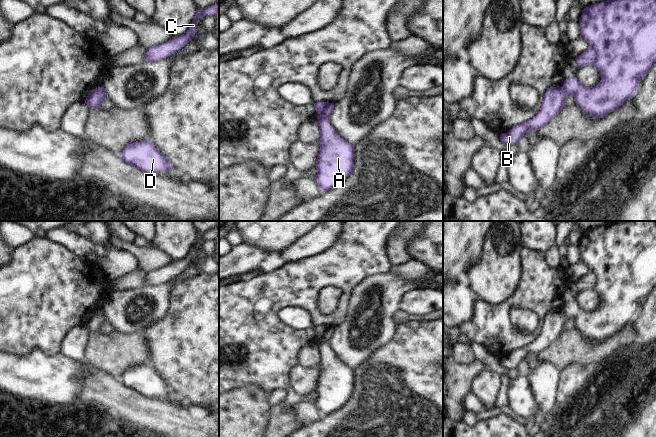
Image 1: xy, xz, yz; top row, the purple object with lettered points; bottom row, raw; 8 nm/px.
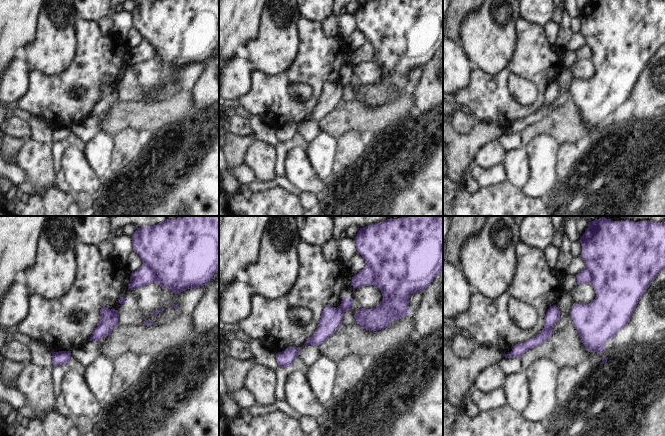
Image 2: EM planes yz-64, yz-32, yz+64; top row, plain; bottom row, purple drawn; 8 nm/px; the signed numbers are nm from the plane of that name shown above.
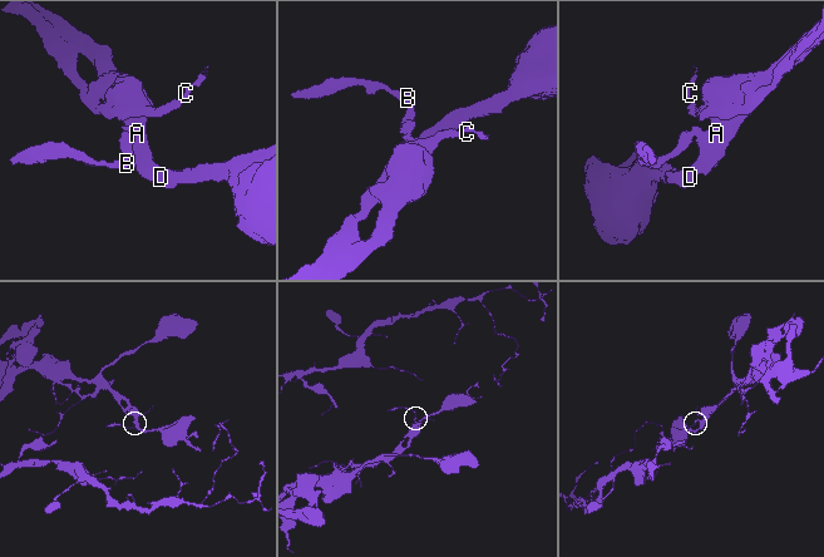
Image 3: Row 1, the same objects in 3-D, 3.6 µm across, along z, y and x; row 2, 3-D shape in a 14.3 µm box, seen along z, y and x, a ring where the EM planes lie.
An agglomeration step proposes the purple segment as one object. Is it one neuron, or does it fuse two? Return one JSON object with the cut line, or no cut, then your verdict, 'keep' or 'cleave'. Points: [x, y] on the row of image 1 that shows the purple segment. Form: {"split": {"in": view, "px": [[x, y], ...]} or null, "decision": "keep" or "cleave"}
{"split": {"in": "xz", "px": [[327, 117], [319, 119]]}, "decision": "cleave"}

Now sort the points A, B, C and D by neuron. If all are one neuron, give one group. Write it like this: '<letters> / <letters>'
A C D / B

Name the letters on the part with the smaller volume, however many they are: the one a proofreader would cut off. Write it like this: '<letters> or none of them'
B

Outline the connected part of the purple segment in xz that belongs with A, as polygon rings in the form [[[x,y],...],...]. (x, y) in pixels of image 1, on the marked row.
[[[328,118],[317,121],[320,149],[316,159],[315,181],[323,192],[341,184],[354,167],[354,145],[343,140],[332,128]]]

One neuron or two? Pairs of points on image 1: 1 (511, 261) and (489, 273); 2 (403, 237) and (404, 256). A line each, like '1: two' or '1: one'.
1: one
2: one

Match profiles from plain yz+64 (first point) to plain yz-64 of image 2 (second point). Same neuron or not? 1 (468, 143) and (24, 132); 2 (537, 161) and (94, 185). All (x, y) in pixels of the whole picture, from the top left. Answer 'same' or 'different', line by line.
1: different
2: different

